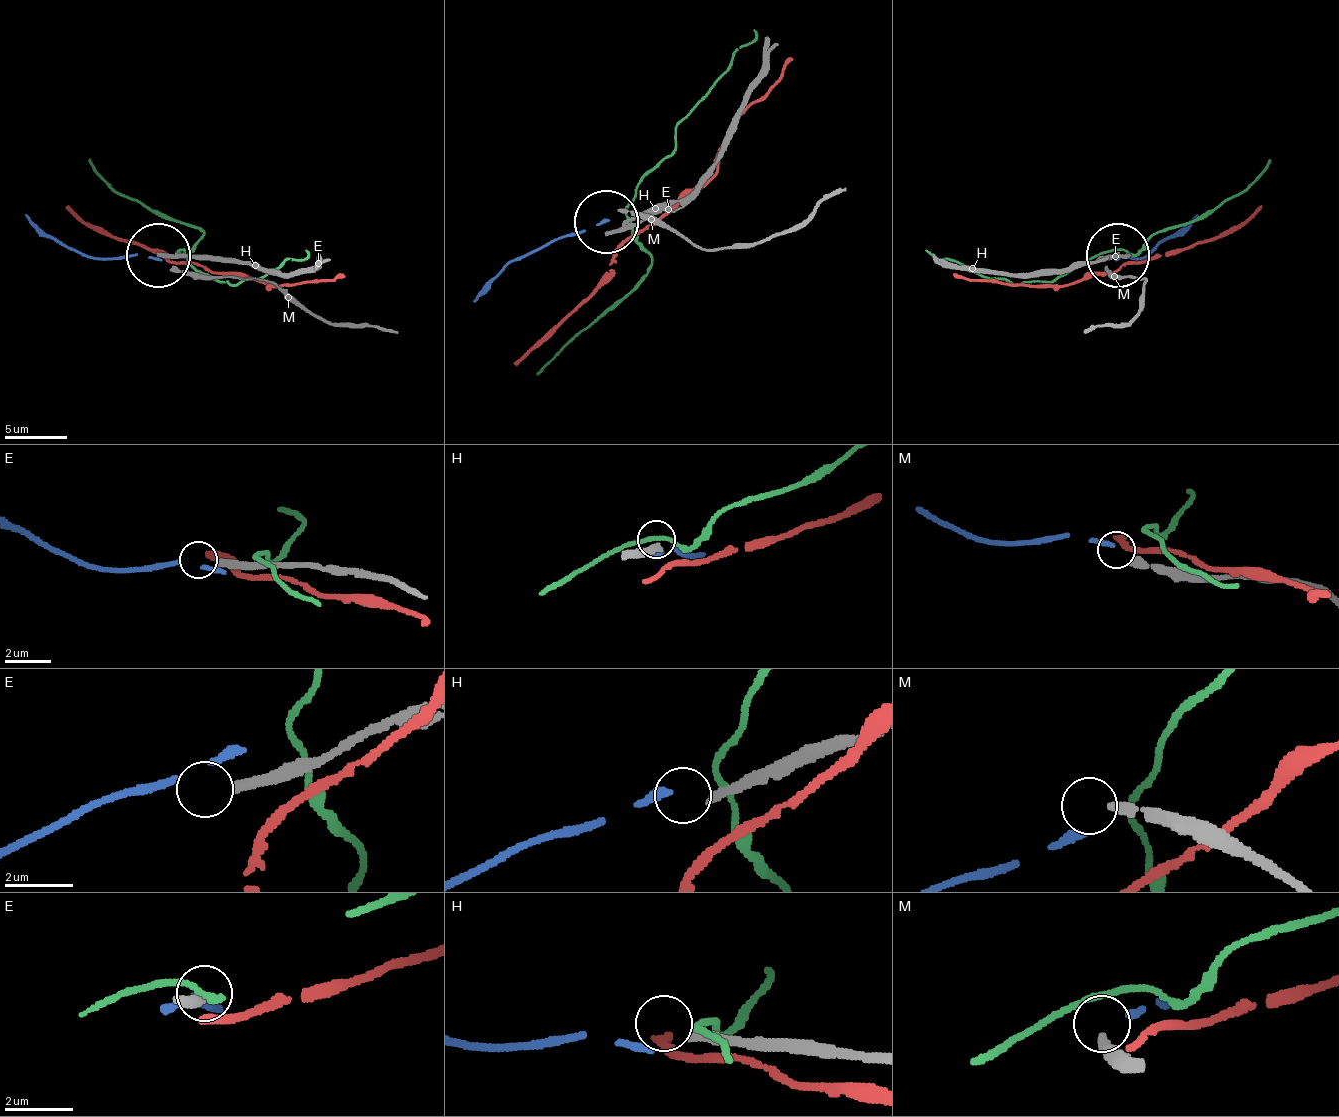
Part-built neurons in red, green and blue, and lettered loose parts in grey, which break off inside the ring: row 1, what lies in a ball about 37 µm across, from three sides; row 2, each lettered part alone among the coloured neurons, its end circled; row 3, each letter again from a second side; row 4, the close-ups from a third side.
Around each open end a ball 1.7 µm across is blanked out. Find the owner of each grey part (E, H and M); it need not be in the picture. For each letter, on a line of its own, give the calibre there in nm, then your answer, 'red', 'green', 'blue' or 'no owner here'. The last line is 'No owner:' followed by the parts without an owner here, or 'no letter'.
E: 320 nm thick; no owner here
H: 280 nm thick; no owner here
M: 320 nm thick; no owner here
No owner: E, H, M

